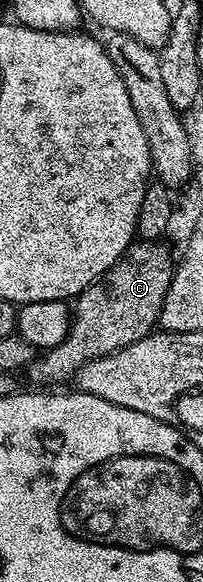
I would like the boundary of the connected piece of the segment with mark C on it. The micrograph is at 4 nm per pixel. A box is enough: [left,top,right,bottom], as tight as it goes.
[26,241,174,383]

